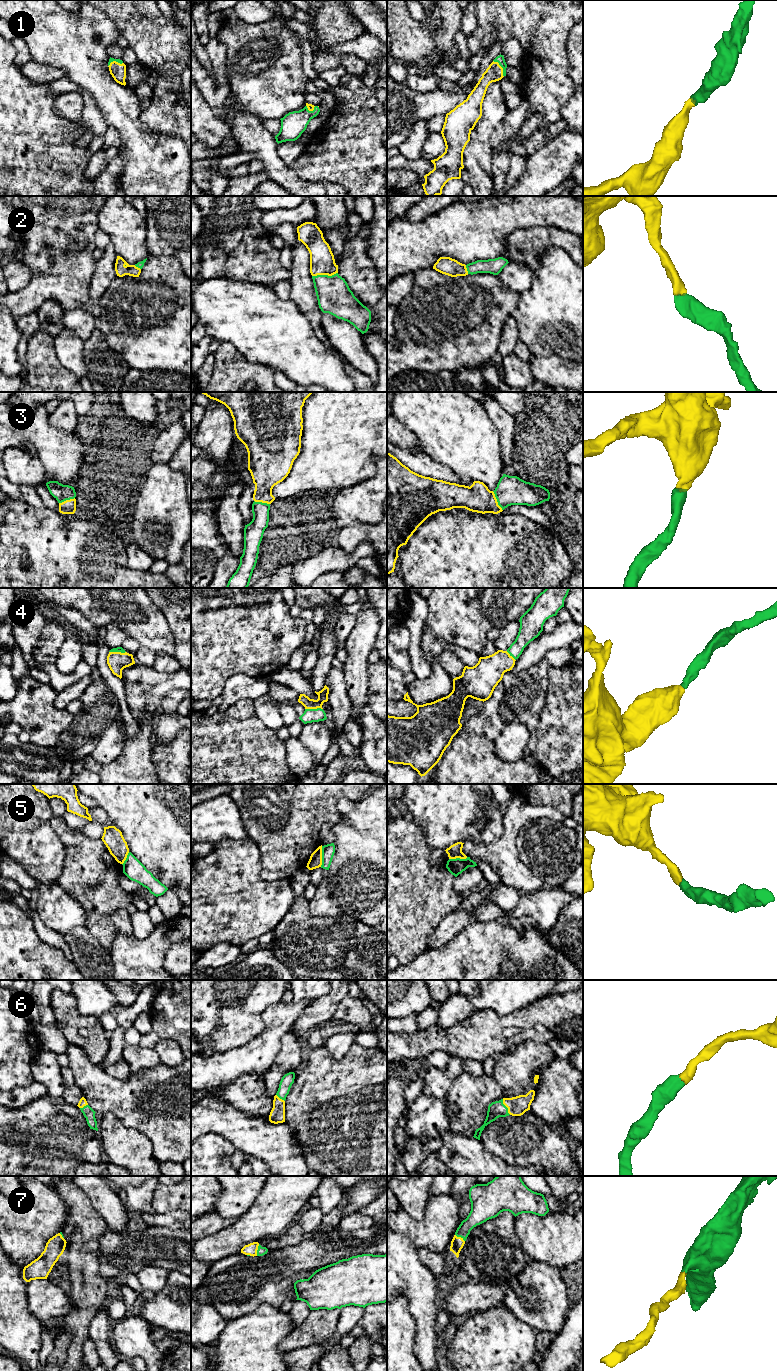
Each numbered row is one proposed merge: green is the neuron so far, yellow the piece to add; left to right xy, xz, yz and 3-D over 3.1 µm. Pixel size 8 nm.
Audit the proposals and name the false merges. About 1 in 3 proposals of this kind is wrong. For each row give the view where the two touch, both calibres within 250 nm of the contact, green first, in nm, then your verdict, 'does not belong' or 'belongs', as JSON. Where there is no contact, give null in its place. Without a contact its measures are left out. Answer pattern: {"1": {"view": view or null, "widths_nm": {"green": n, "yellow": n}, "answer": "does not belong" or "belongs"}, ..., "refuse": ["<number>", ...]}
{"1": {"view": "yz", "widths_nm": {"green": 70, "yellow": 140}, "answer": "belongs"}, "2": {"view": "xz", "widths_nm": {"green": 280, "yellow": 200}, "answer": "belongs"}, "3": {"view": "yz", "widths_nm": {"green": 240, "yellow": 220}, "answer": "belongs"}, "4": {"view": "xz", "widths_nm": {"green": 110, "yellow": 90}, "answer": "belongs"}, "5": {"view": "xz", "widths_nm": {"green": 100, "yellow": 110}, "answer": "does not belong"}, "6": {"view": "yz", "widths_nm": {"green": 130, "yellow": 160}, "answer": "belongs"}, "7": {"view": "xz", "widths_nm": {"green": 70, "yellow": 100}, "answer": "belongs"}, "refuse": ["5"]}

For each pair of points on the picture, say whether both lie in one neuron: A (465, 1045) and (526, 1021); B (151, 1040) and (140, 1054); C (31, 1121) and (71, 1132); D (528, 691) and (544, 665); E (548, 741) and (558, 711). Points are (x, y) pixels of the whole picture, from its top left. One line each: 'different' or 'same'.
A: same
B: different
C: same
D: same
E: same

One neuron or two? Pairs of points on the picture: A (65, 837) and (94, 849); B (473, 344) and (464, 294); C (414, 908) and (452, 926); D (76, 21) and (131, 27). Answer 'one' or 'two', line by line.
A: one
B: one
C: two
D: two

